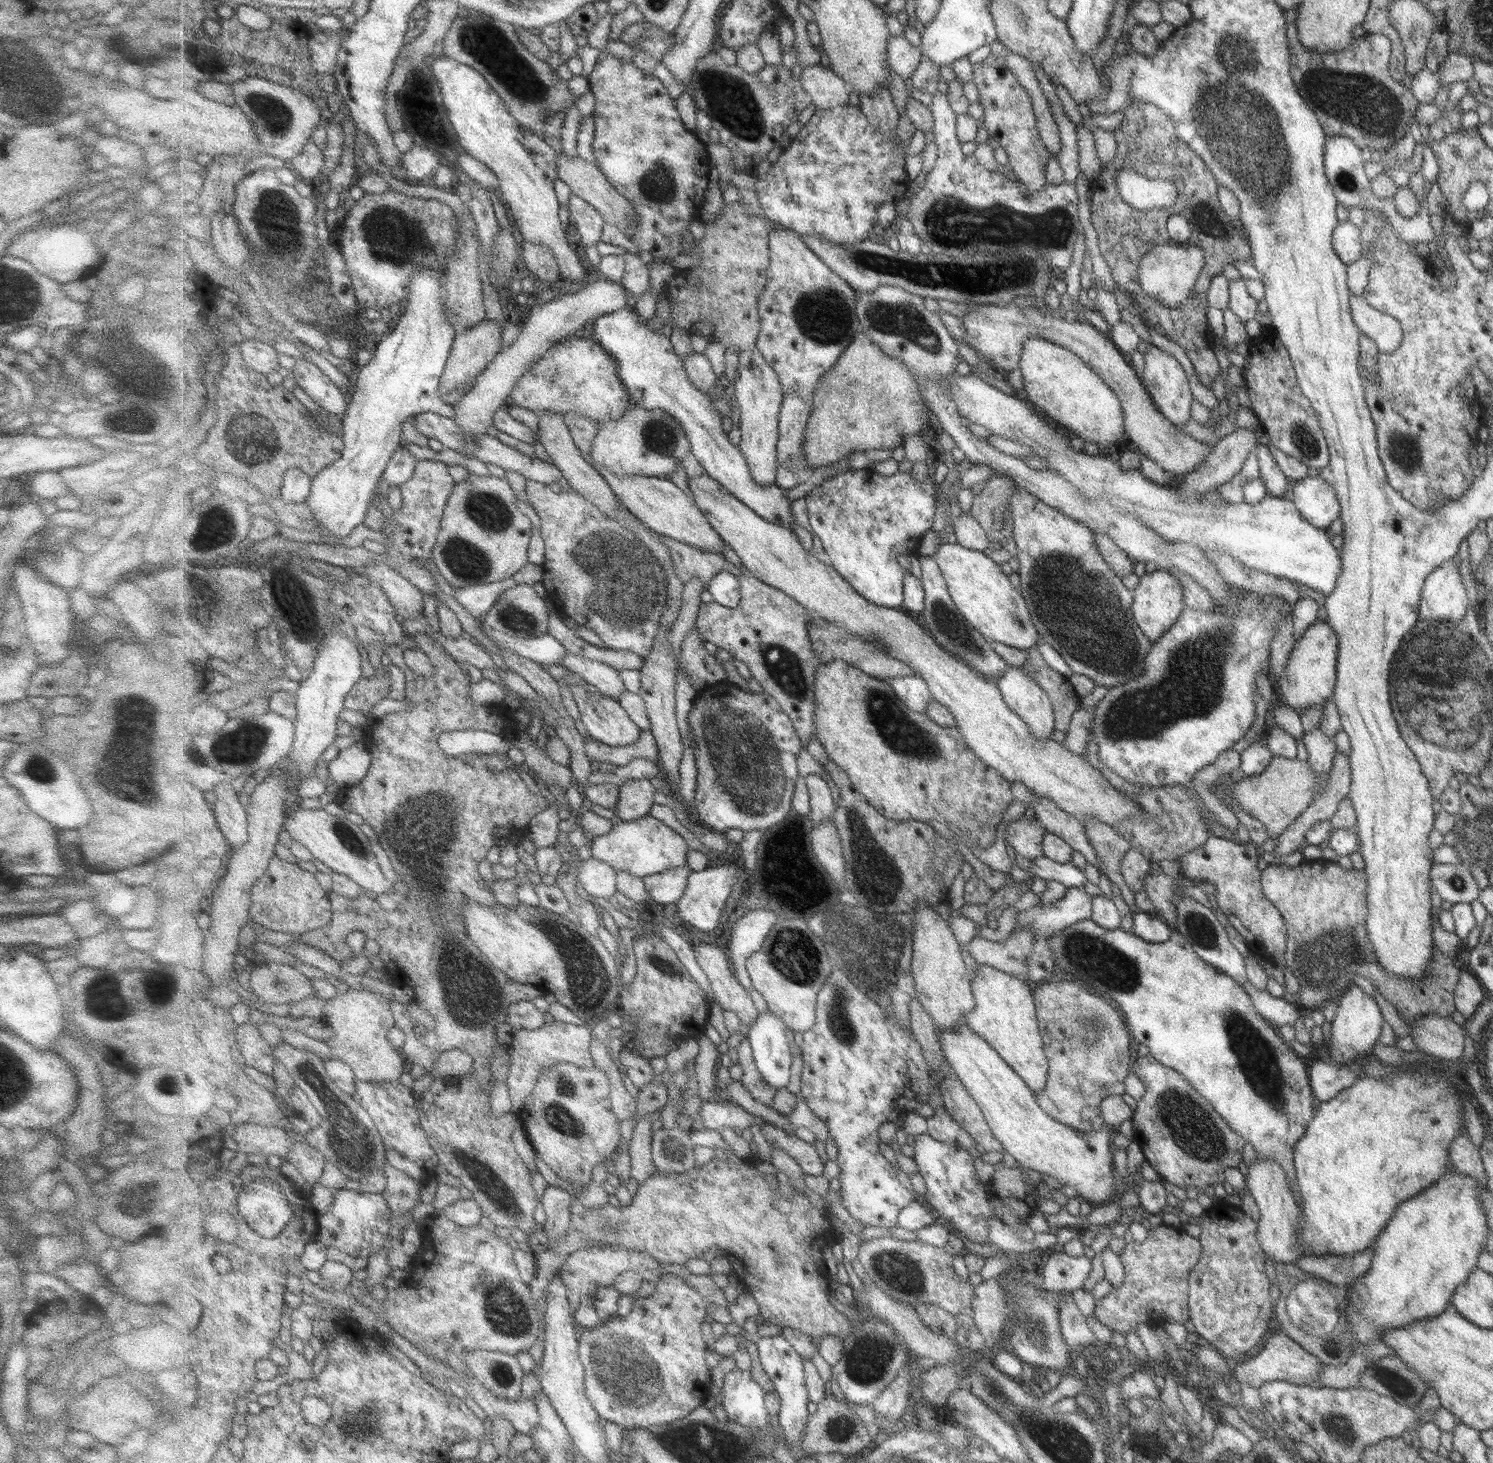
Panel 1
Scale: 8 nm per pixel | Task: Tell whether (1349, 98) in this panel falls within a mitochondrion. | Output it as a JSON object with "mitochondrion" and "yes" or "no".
{"mitochondrion":"yes"}

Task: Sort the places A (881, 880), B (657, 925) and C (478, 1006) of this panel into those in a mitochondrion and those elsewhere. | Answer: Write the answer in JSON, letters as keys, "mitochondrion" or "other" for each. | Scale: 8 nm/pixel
{"A":"mitochondrion","B":"other","C":"mitochondrion"}

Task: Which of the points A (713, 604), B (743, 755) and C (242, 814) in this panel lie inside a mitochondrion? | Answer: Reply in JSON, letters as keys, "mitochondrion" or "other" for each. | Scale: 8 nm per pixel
{"A":"other","B":"mitochondrion","C":"other"}

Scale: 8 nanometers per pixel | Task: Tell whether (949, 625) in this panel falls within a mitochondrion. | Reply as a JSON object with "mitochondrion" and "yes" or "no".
{"mitochondrion":"yes"}

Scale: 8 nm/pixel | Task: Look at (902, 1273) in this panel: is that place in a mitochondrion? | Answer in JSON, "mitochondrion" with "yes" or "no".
{"mitochondrion":"yes"}

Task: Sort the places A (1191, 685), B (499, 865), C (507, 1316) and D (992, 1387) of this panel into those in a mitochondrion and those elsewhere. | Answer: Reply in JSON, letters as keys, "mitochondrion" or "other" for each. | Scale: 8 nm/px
{"A":"mitochondrion","B":"other","C":"mitochondrion","D":"mitochondrion"}

